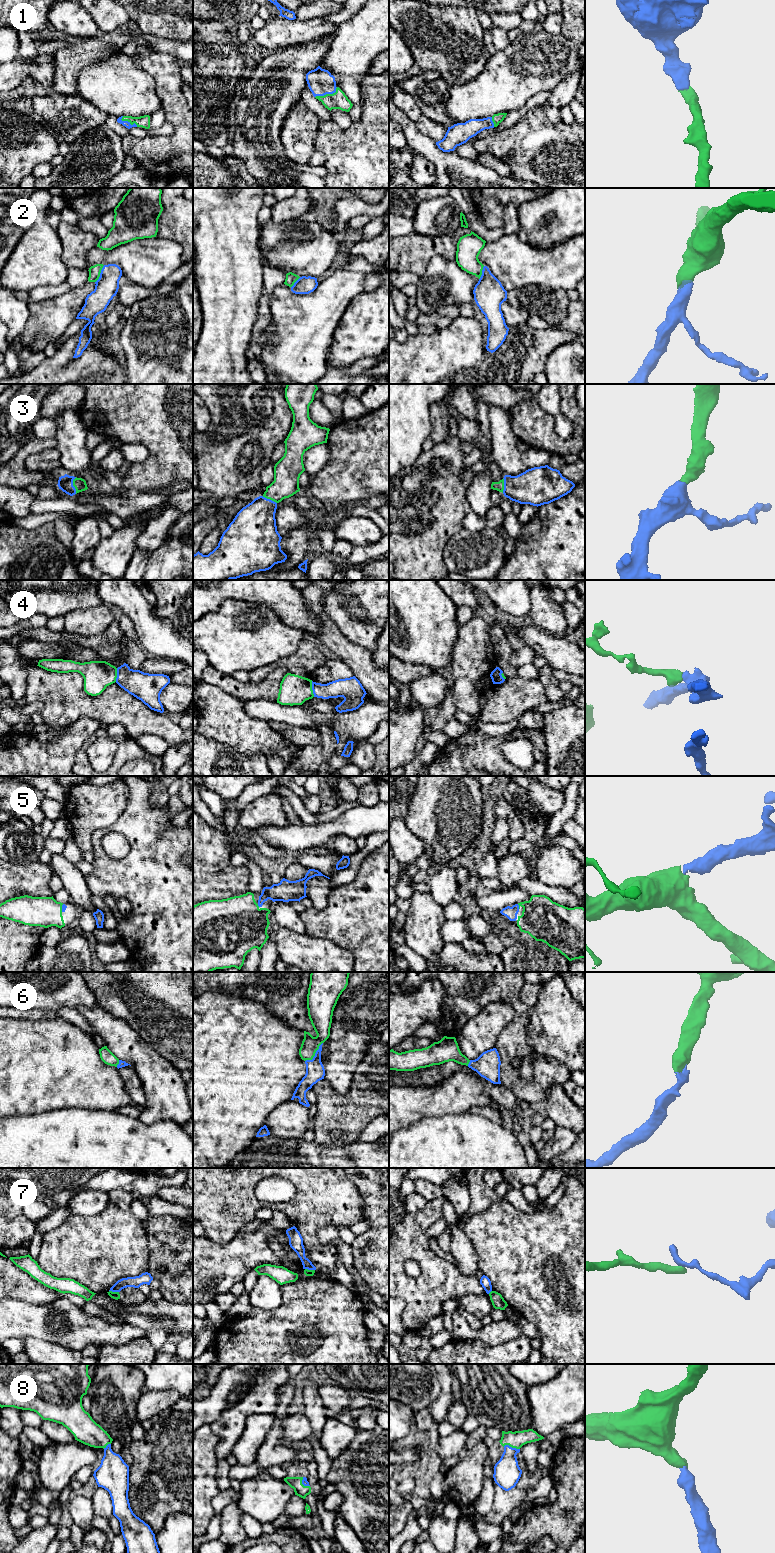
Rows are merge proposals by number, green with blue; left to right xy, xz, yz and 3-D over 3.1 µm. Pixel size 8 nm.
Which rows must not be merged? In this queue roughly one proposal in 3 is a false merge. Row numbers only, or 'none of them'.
4, 7

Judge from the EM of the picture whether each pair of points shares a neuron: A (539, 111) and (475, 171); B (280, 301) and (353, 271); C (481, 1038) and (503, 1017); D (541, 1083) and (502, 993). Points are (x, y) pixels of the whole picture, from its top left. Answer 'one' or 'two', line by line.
A: two
B: one
C: one
D: one

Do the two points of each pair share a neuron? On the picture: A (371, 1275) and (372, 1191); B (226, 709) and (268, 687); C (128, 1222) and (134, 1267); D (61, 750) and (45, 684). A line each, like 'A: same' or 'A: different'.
A: same
B: different
C: same
D: different

